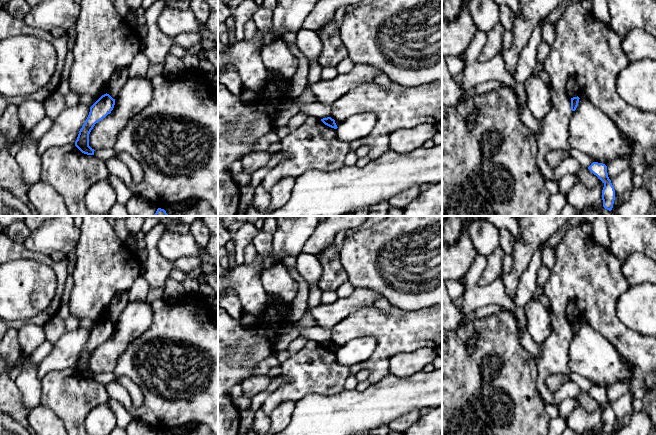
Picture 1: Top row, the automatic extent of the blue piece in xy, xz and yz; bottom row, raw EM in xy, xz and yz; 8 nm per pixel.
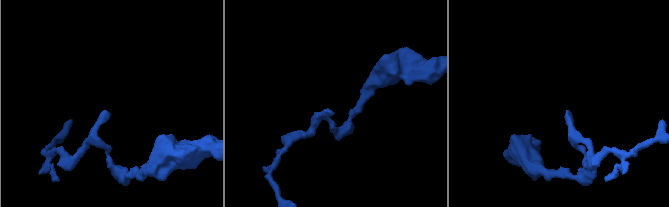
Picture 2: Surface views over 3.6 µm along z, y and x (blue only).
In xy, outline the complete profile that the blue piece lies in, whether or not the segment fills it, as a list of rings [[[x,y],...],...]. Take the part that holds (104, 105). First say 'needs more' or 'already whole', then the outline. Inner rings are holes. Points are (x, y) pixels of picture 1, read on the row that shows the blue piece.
already whole | [[[109,94],[102,95],[91,107],[89,115],[79,131],[75,146],[84,154],[94,155],[94,149],[89,146],[89,134],[96,123],[111,113],[115,99]]]

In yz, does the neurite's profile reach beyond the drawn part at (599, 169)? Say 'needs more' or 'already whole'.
already whole

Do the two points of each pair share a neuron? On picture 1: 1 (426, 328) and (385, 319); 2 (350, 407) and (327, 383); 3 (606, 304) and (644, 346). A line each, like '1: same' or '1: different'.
1: same
2: different
3: same

